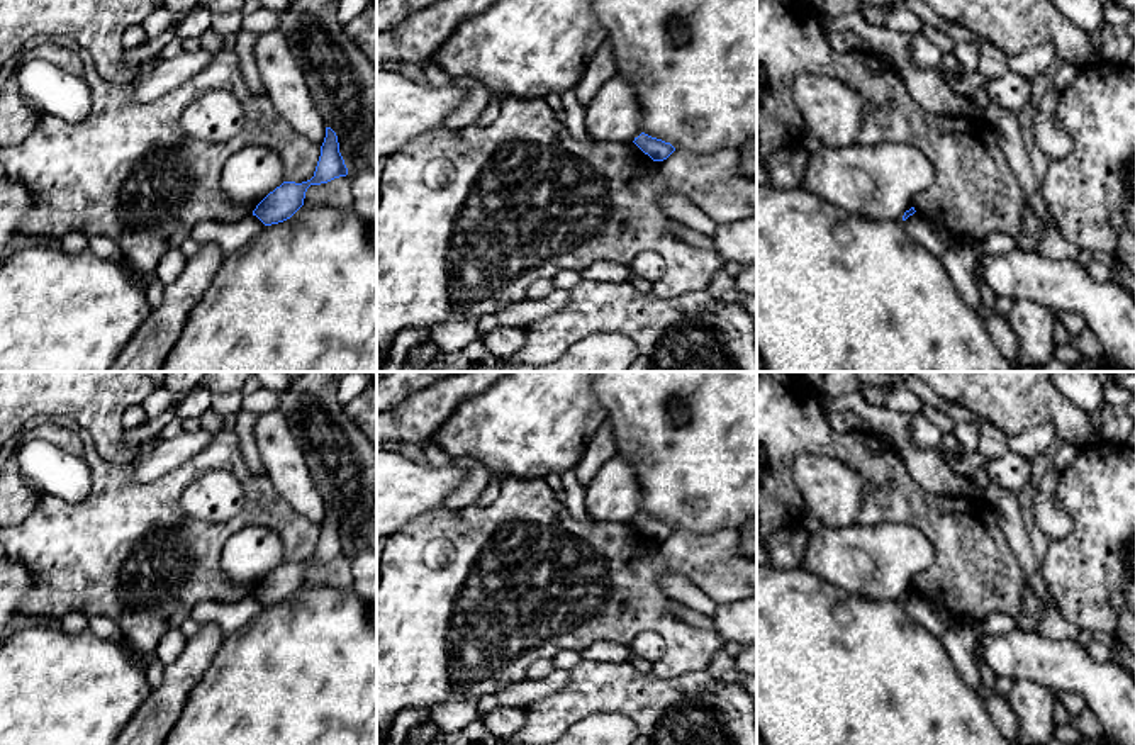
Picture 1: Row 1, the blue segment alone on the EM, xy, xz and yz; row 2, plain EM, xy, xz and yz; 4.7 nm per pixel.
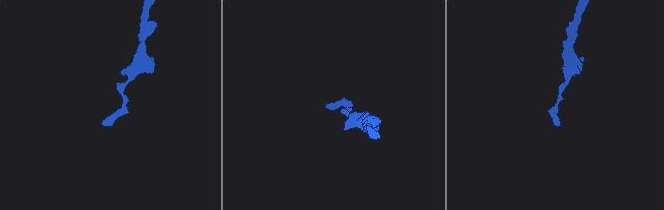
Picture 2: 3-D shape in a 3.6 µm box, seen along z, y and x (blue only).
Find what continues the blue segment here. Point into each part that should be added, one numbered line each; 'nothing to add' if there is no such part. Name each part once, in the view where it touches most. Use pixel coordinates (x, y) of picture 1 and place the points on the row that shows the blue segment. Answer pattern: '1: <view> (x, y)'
nothing to add

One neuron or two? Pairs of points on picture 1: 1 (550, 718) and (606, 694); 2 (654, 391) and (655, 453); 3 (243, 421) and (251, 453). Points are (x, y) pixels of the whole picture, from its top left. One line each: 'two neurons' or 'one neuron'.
1: one neuron
2: one neuron
3: one neuron

